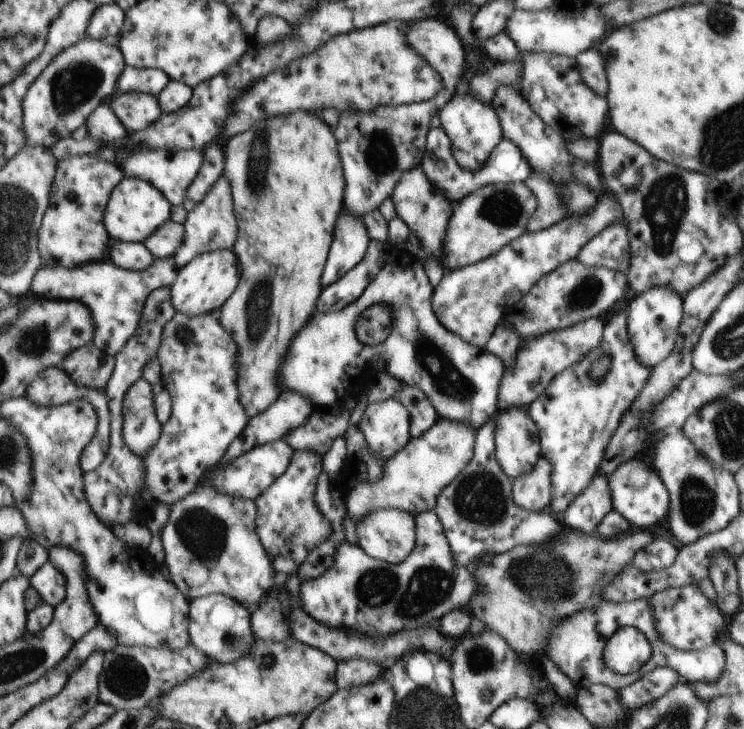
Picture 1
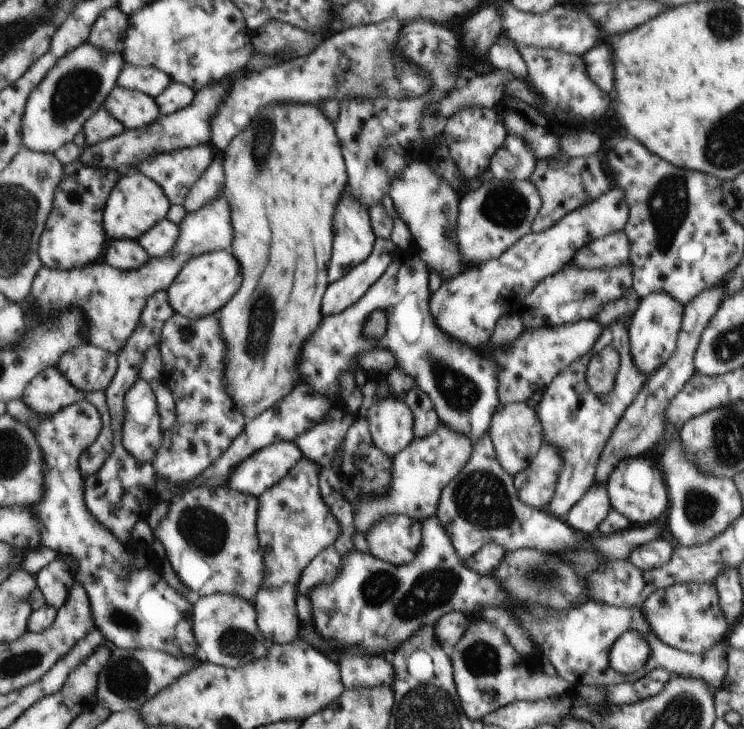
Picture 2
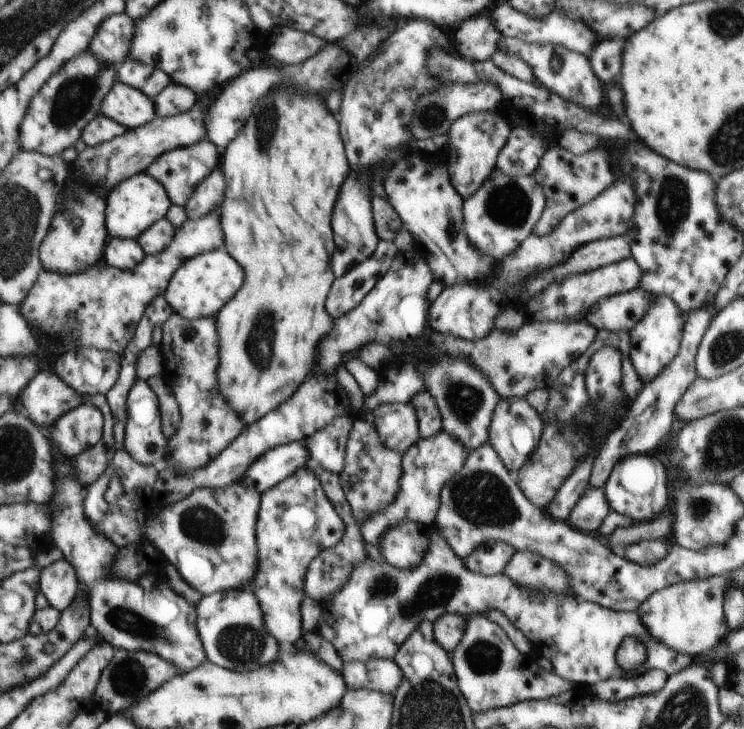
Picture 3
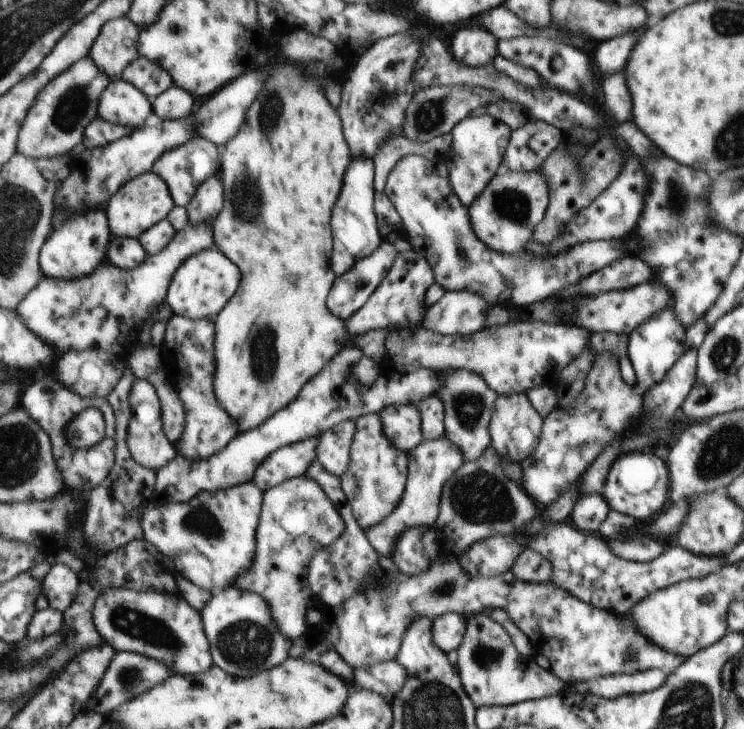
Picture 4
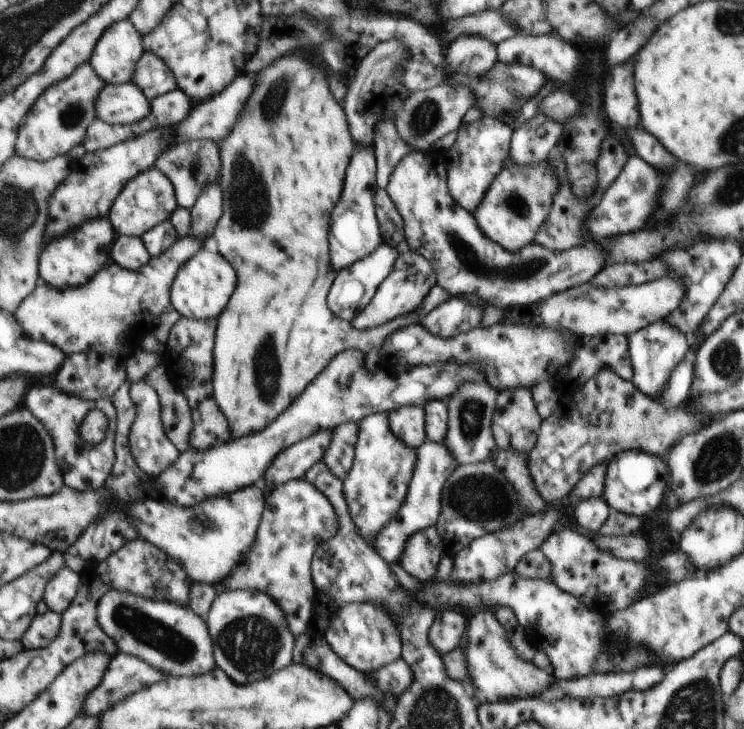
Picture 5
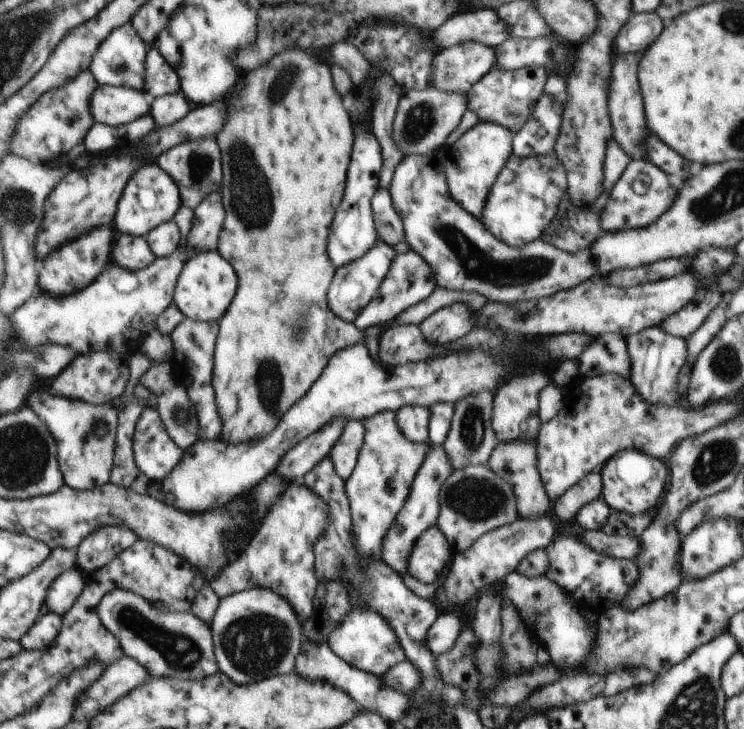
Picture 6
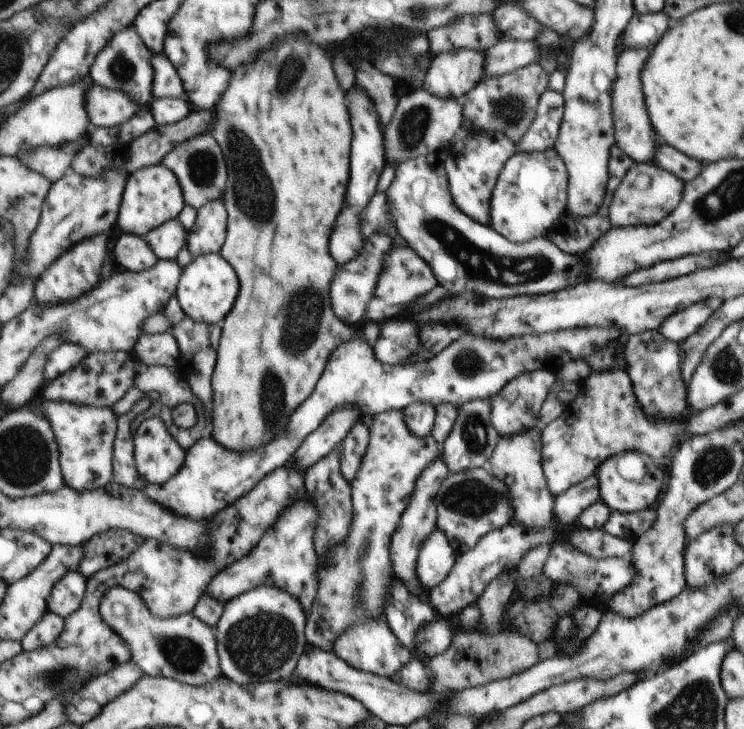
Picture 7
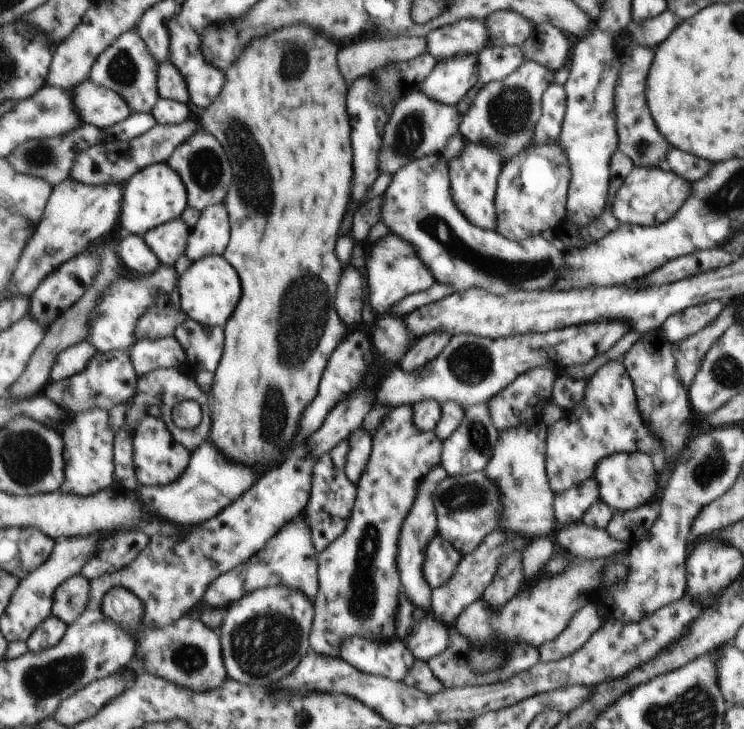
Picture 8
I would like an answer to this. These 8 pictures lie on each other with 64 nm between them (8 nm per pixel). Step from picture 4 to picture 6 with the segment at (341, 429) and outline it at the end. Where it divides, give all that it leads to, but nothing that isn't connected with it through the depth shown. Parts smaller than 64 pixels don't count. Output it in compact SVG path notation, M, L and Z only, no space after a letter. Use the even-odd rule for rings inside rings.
M348 420L345 429L343 429L342 438L331 451L329 457L333 459L337 472L344 481L350 477L357 462L364 434L365 426L362 421Z

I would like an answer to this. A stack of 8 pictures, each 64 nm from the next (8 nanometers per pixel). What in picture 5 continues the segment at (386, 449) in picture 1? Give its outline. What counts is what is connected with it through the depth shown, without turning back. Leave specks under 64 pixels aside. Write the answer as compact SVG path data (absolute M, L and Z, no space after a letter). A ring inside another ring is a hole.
M400 406L386 413L390 428L407 446L417 448L427 440L424 431L424 410L418 406Z

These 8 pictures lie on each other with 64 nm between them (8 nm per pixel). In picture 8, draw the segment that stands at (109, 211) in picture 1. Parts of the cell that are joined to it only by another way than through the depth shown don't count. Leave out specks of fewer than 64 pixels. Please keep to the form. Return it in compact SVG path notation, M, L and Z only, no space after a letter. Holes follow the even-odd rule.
M157 163L140 170L126 182L123 191L122 215L118 226L133 235L143 236L155 227L180 219L185 208L190 206L186 182L169 163Z

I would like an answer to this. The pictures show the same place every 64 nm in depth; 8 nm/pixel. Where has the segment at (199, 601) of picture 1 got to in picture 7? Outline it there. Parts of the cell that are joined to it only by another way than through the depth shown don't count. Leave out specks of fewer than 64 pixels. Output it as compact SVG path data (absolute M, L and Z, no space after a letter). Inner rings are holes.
M262 586L230 600L223 605L222 615L216 625L223 672L235 682L250 686L271 680L275 682L290 679L309 644L306 637L308 622L309 614L304 609L303 603L295 595L278 586Z

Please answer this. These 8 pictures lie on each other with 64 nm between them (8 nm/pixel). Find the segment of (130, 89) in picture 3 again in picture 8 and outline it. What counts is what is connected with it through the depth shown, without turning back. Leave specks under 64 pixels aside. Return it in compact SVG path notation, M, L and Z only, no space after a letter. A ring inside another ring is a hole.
M92 78L73 90L74 103L83 124L106 129L107 126L115 126L133 114L128 102L119 93L101 86Z

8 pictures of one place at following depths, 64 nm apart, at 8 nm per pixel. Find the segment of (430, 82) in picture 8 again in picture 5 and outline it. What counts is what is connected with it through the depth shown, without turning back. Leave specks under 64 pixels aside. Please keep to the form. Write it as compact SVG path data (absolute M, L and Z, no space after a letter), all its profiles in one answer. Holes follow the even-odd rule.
M461 35L445 50L443 84L471 88L497 60L497 46L490 40Z

